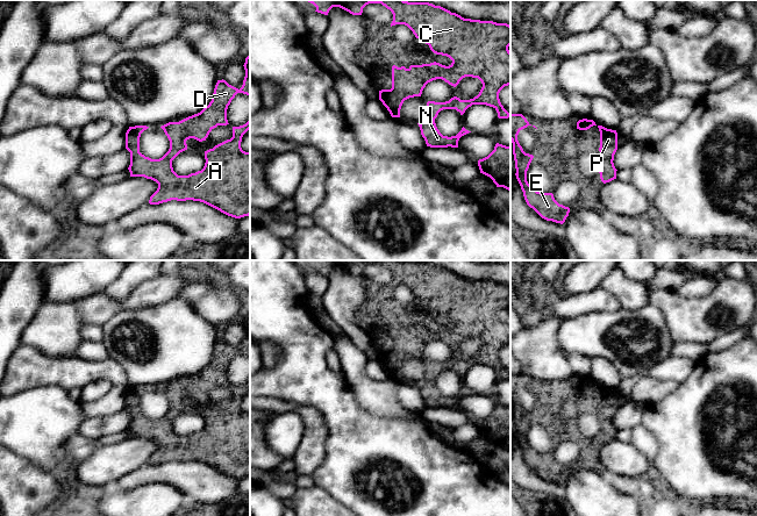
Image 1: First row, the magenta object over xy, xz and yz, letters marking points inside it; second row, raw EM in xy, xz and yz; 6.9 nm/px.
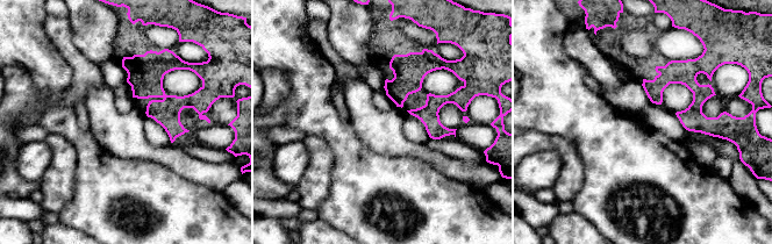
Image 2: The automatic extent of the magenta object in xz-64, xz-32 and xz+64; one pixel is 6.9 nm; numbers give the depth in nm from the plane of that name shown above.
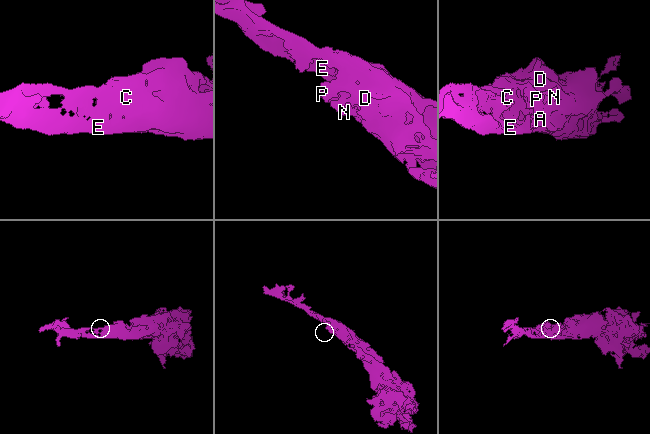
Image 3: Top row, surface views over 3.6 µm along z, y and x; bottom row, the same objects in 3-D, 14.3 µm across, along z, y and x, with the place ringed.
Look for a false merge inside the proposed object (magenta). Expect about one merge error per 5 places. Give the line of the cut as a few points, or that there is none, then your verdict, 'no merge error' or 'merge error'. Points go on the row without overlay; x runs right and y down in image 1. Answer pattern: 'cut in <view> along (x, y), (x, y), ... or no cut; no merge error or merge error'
no cut; no merge error

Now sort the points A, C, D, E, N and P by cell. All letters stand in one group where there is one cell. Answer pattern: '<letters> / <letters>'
A C D E N P

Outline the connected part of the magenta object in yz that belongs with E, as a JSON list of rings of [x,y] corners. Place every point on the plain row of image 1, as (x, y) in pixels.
[[[510,374],[510,401],[516,429],[516,439],[523,452],[527,465],[542,479],[563,485],[569,476],[570,468],[559,465],[552,453],[541,453],[534,450],[527,442],[527,431],[534,418],[526,414],[517,401],[519,393],[531,386],[522,374]]]

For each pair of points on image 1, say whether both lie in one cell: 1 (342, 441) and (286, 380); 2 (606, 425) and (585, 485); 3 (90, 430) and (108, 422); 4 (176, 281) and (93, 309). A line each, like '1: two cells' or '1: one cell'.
1: one cell
2: two cells
3: one cell
4: one cell

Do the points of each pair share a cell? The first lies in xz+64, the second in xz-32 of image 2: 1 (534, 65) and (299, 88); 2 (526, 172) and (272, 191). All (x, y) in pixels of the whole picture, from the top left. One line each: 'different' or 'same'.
1: same
2: different

